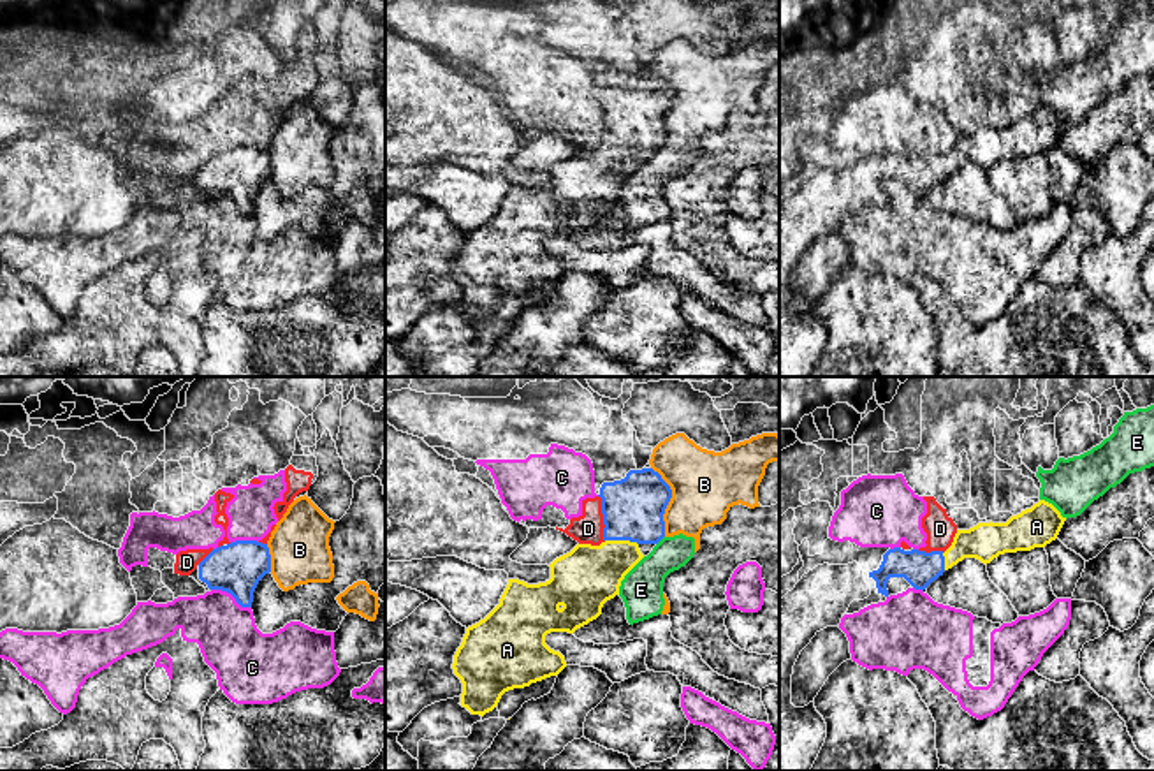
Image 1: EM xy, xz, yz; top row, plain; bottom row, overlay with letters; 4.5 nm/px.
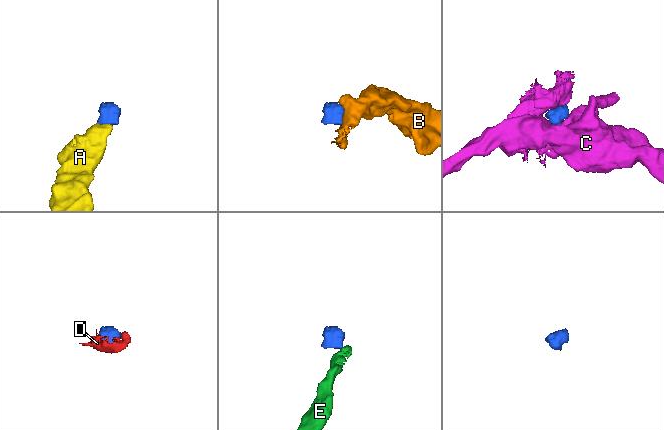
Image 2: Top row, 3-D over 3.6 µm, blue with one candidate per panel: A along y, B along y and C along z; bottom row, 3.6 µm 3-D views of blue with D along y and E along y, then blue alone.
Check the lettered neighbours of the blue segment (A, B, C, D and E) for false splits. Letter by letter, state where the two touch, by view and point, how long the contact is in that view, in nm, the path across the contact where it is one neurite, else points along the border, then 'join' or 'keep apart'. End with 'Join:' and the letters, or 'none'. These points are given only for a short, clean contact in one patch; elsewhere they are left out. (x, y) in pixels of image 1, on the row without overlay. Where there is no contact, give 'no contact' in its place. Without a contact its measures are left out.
A: meets blue in xz at (621, 145); contact 150 nm long; runs through xz (632, 113), (632, 122), (621, 145), (588, 182); join
B: meets blue in xz at (669, 106); contact 320 nm long; border along xz (651, 73), (671, 95), (671, 106), (664, 120), (665, 141); keep apart
C: meets blue in xy at (231, 199); contact 200 nm long; keep apart
D: meets blue in xz at (604, 124); contact 220 nm long; border along xz (598, 101), (604, 146); keep apart
E: meets blue in xz at (660, 145); contact 60 nm long; border along xz (664, 141), (657, 150); keep apart
Join: A

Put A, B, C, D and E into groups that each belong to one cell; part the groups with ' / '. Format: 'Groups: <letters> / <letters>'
Groups: A / B E / C / D

